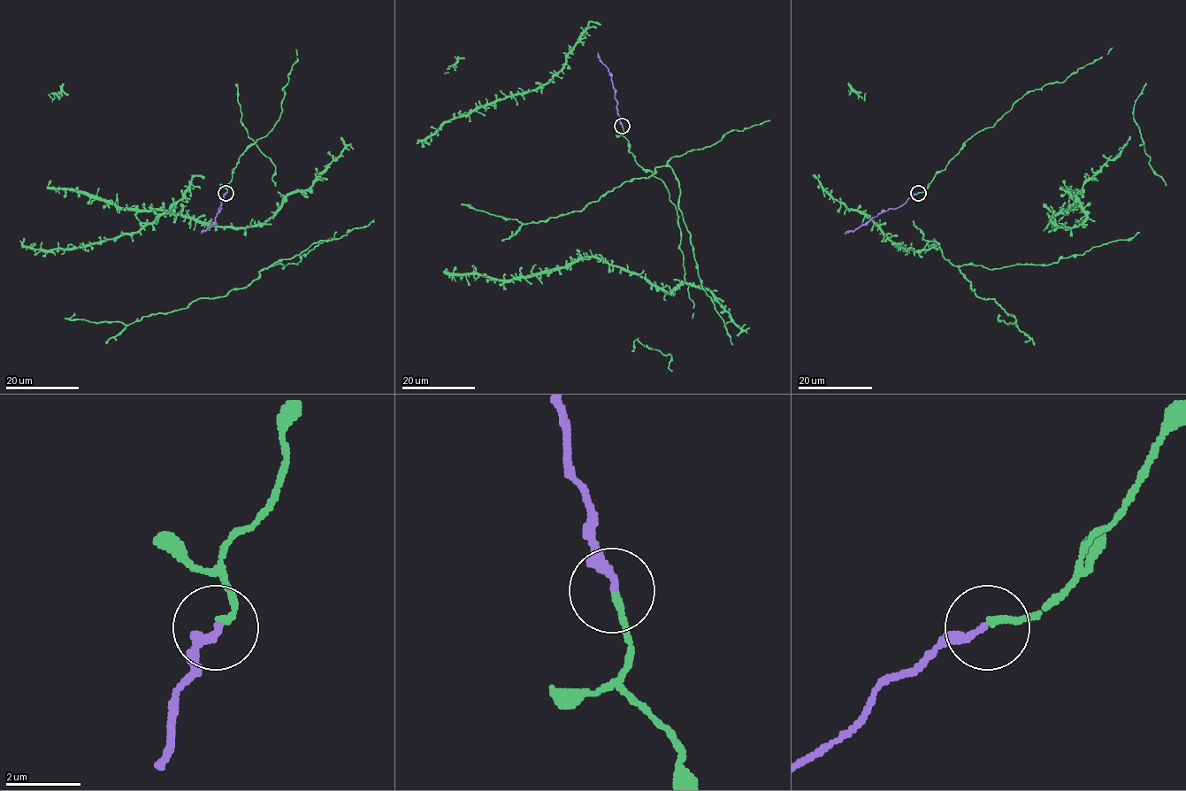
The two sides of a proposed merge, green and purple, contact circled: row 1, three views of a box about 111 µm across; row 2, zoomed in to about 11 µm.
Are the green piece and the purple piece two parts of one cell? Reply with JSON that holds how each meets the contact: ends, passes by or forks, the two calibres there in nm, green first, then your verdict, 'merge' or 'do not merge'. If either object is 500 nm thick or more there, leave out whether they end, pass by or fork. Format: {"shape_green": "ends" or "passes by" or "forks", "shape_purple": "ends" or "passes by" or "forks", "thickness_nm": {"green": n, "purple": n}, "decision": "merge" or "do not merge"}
{"shape_green": "ends", "shape_purple": "ends", "thickness_nm": {"green": 170, "purple": 200}, "decision": "merge"}

